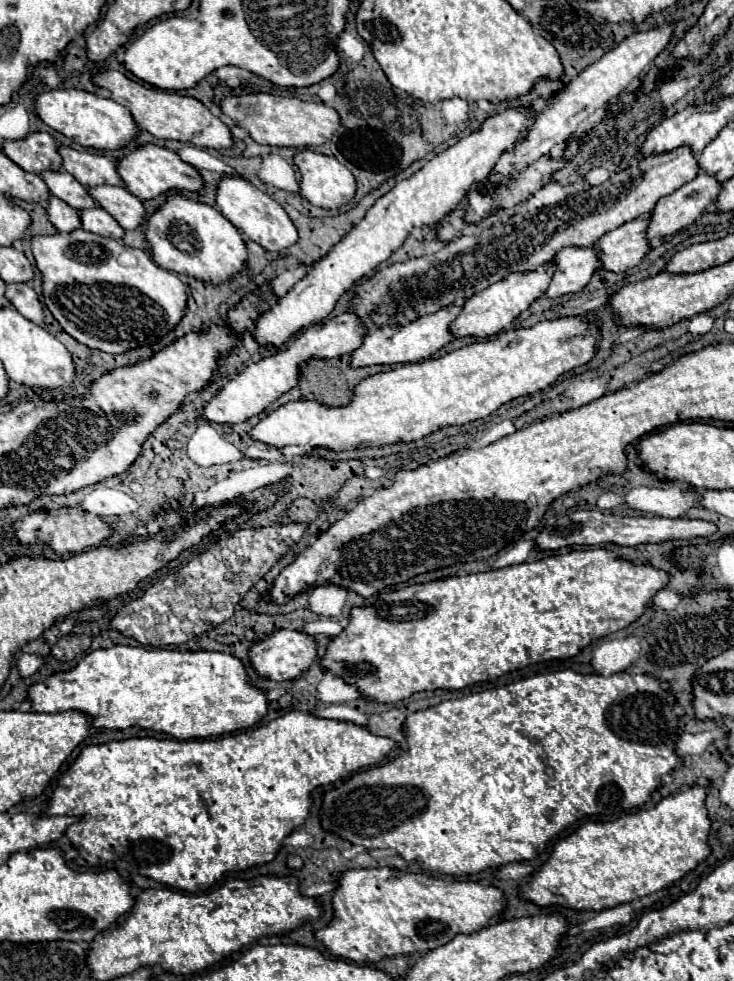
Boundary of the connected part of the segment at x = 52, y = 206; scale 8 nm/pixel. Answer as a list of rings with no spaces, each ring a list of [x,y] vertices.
[[[51,197],[47,203],[47,213],[49,213],[49,221],[61,231],[61,233],[71,233],[75,229],[81,227],[81,217],[79,211],[69,207],[65,201],[61,201],[59,197]]]

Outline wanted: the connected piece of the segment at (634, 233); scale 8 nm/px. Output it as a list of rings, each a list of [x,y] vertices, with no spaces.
[[[651,215],[637,217],[613,229],[611,233],[605,233],[599,239],[597,249],[601,253],[603,269],[613,273],[623,273],[639,265],[647,257],[647,253],[651,251],[651,245],[647,241],[649,219]]]

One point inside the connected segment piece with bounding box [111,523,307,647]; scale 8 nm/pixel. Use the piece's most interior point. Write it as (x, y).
(201, 595)

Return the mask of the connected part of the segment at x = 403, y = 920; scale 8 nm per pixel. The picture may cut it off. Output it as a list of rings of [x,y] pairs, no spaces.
[[[389,867],[381,869],[353,869],[345,871],[339,887],[333,895],[335,917],[331,925],[317,931],[317,939],[337,957],[355,961],[355,963],[375,963],[383,957],[413,953],[413,951],[431,951],[439,945],[445,945],[459,933],[475,933],[491,923],[505,909],[505,895],[493,885],[481,885],[477,881],[451,881],[441,877],[431,877],[425,873],[397,871]]]

